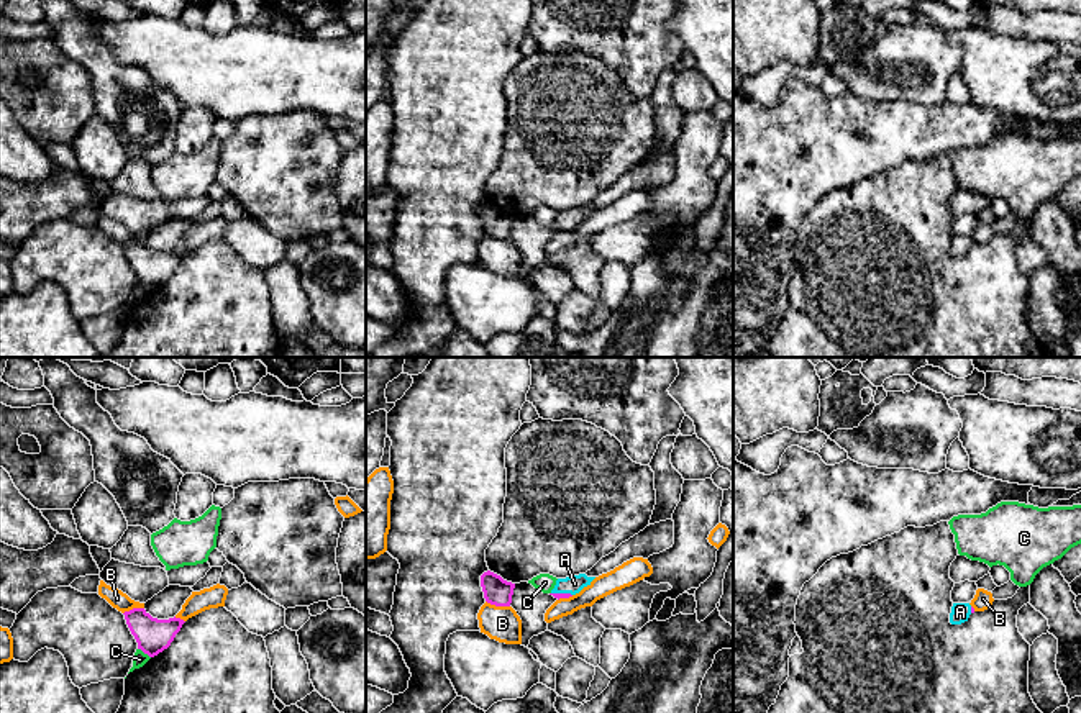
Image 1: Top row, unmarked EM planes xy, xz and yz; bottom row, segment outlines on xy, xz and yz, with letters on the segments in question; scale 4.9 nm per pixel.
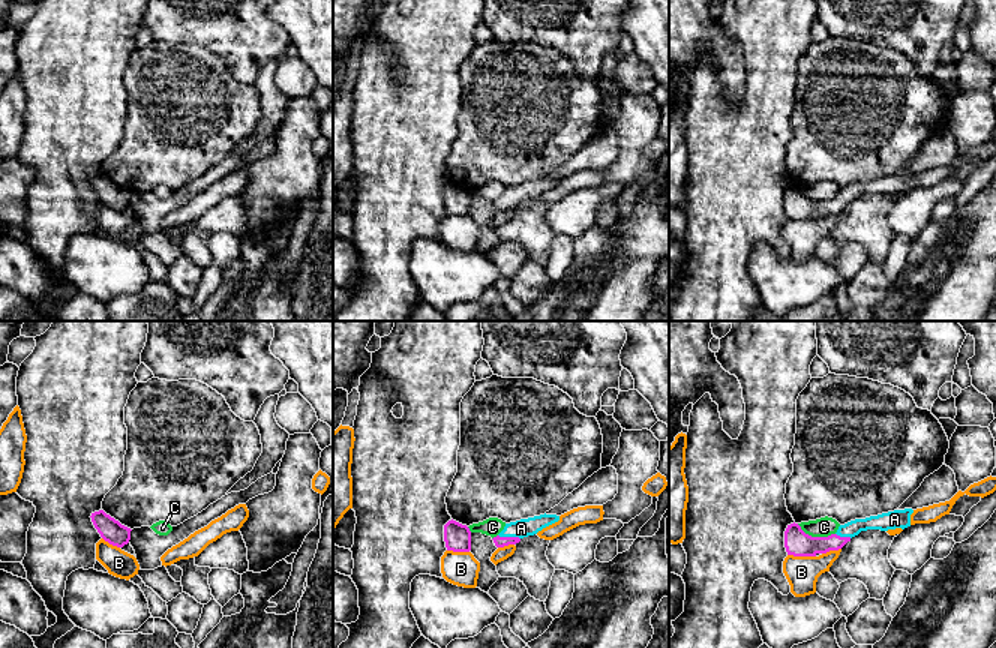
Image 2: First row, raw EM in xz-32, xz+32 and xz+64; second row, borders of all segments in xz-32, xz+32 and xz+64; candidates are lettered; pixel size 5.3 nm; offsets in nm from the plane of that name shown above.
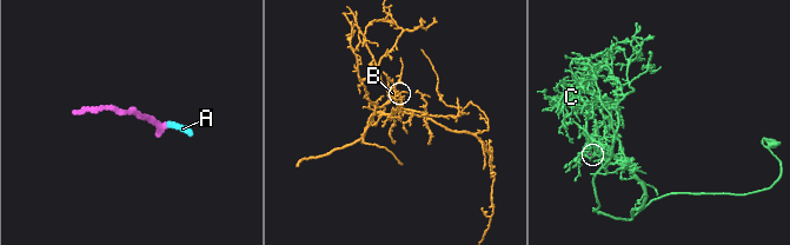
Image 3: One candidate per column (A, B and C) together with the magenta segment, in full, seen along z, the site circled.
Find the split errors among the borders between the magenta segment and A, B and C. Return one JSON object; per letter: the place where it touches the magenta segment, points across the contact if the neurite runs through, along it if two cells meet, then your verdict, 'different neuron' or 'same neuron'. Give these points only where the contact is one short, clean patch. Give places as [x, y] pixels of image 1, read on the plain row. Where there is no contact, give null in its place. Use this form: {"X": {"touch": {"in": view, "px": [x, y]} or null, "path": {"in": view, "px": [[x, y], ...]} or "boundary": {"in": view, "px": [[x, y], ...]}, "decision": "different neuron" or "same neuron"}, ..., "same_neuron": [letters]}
{"A": {"touch": {"in": "xz", "px": [561, 227]}, "decision": "same neuron"}, "B": {"touch": {"in": "xz", "px": [497, 238]}, "decision": "different neuron"}, "C": {"touch": {"in": "xy", "px": [145, 286]}, "boundary": {"in": "xy", "px": [[138, 281], [150, 290]]}, "decision": "different neuron"}, "same_neuron": ["A"]}

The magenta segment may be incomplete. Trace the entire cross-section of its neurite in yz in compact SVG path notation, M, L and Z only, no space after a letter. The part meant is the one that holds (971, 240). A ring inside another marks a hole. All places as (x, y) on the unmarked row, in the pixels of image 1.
M953 236L951 246L950 246L950 256L961 257L968 254L971 246L974 246L974 241L969 236Z

